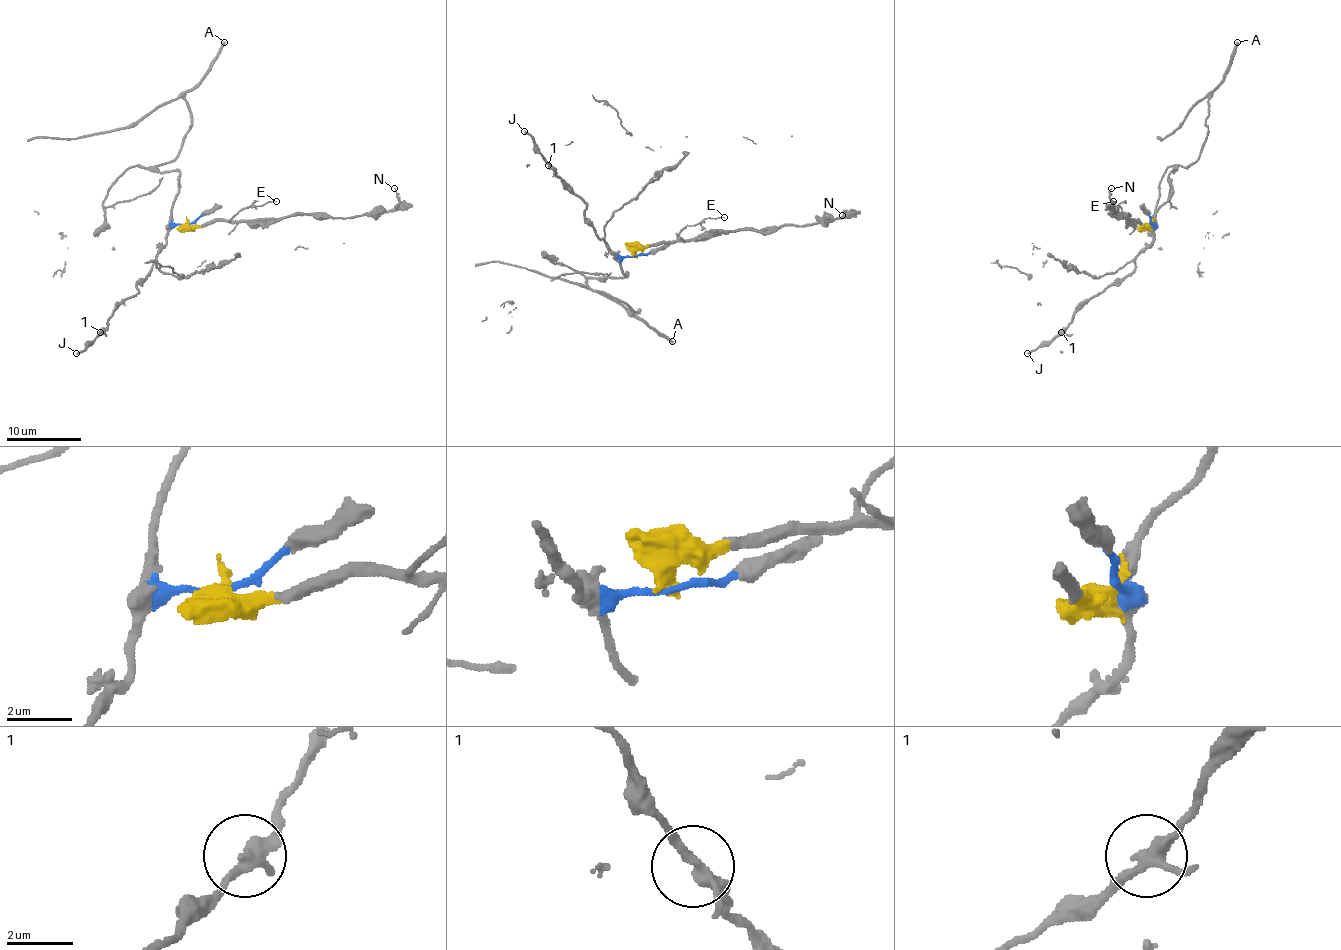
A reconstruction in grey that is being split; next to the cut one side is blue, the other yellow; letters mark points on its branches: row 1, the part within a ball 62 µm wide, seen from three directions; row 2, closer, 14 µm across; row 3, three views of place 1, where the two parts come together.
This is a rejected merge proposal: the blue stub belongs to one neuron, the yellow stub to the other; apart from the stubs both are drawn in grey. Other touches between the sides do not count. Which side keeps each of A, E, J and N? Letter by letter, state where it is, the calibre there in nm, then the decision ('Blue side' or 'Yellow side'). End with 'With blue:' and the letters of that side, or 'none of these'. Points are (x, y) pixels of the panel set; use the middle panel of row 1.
A: Place: (672, 341). Thickness 300 nm. Blue side
E: Place: (724, 217). Thickness 100 nm. Yellow side
J: Place: (524, 131). Thickness 200 nm. Blue side
N: Place: (842, 215). Thickness 120 nm. Yellow side
With blue: A, J

